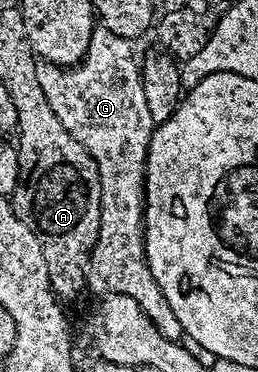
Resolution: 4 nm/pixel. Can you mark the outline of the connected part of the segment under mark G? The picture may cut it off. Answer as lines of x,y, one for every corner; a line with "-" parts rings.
103,25
95,26
92,41
88,41
84,57
73,67
59,67
53,61
39,62
40,89
44,89
44,95
48,97
48,103
52,105
56,117
60,117
72,137
76,137
76,141
80,141
90,151
100,173
100,233
90,254
89,286
99,287
102,293
132,297
132,301
136,301
136,305
140,305
140,309
148,313
148,317
154,322
156,329
160,329
165,339
181,340
184,332
180,321
176,321
176,313
172,313
168,297
164,297
160,285
156,285
156,277
152,277
152,269
146,263
146,154
156,124
152,121
152,113
148,113
142,68
139,60
134,60
133,46
135,44
131,40
118,36
112,29

